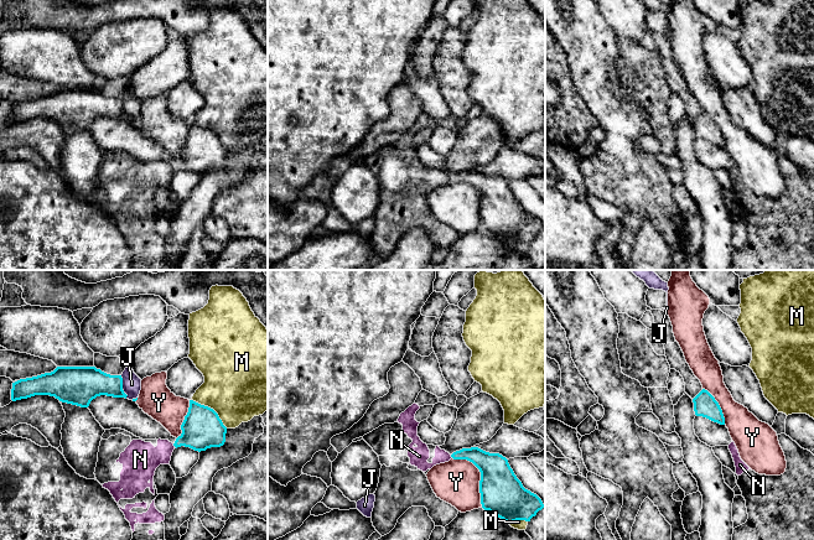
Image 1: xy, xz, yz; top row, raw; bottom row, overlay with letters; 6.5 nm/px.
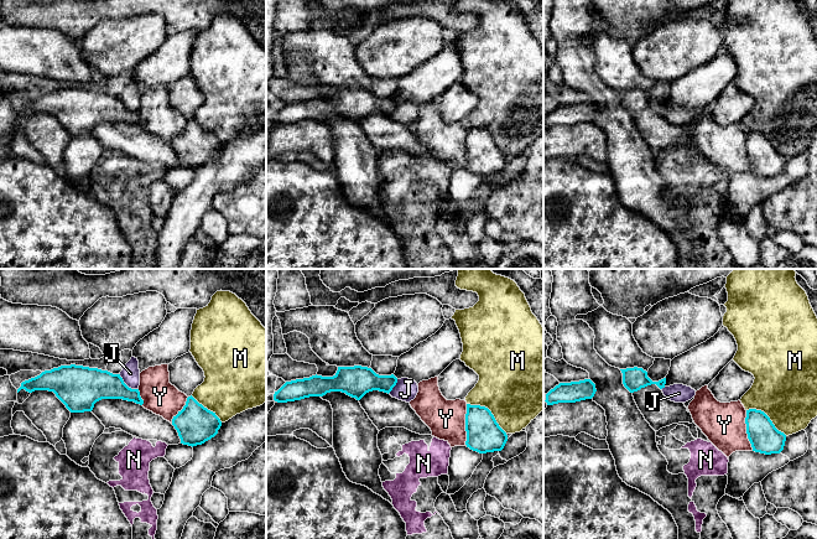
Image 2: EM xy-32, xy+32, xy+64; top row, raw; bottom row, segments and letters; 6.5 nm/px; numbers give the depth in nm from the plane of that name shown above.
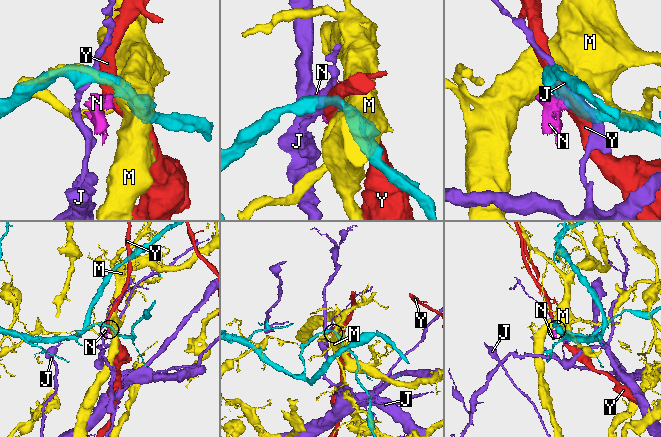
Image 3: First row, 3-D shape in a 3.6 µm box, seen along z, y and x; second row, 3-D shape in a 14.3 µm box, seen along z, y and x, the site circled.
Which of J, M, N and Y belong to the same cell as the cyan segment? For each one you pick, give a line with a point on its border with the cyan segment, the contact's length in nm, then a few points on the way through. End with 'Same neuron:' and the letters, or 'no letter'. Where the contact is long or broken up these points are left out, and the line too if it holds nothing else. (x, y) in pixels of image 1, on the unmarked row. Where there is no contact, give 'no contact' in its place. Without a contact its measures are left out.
Same neuron: no letter

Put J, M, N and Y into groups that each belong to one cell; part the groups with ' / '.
J / M / N / Y

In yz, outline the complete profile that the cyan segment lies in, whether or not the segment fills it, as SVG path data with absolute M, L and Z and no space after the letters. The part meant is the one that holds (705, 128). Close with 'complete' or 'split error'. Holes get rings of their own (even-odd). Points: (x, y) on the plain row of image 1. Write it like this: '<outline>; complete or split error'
M702 111L693 121L693 125L696 139L702 139L720 147L725 147L725 140L719 125L707 113Z; complete

